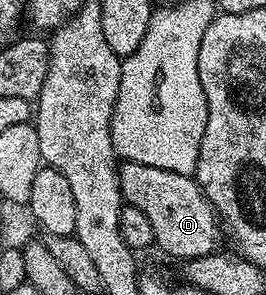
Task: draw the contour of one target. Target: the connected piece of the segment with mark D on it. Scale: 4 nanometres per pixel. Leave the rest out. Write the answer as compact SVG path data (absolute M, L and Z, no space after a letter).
M124 161L118 169L124 203L145 212L149 224L153 224L158 249L178 260L200 258L220 249L221 219L192 175L169 172L163 166L129 161Z

